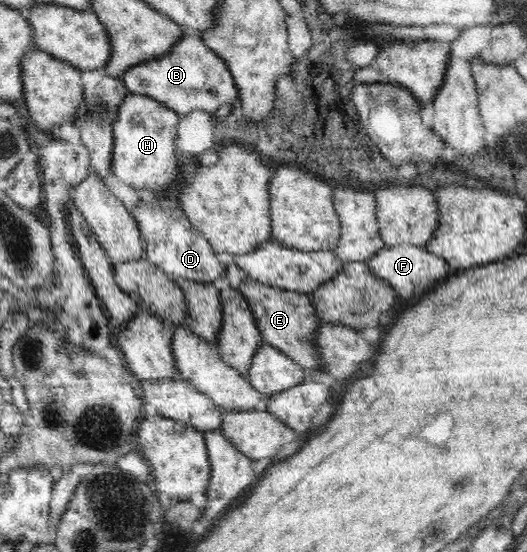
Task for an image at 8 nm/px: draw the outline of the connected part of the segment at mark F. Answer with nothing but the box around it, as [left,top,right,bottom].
[367,244,453,299]

